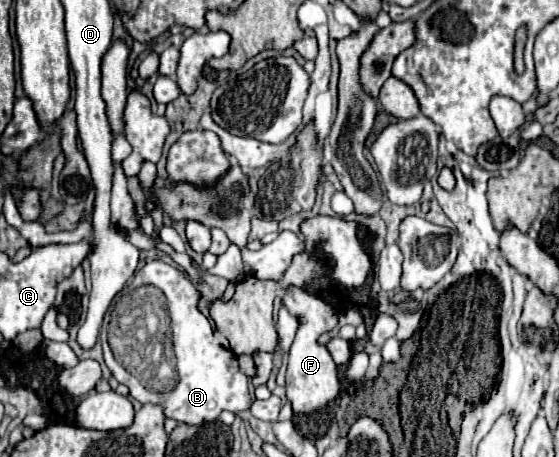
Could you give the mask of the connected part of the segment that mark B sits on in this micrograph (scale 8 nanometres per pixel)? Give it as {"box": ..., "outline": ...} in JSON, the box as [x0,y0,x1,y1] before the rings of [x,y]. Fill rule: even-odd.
{"box":[105,260,249,424],"outline":[[[153,260],[153,262],[147,262],[133,278],[131,286],[157,286],[163,294],[165,294],[165,300],[169,302],[169,318],[171,318],[171,334],[173,334],[173,354],[175,354],[175,362],[177,362],[177,386],[173,386],[173,390],[165,390],[165,394],[153,394],[153,390],[145,390],[145,386],[141,386],[139,378],[133,378],[133,374],[129,374],[121,364],[115,362],[111,350],[105,348],[105,364],[107,368],[113,372],[113,376],[125,384],[129,388],[129,394],[139,400],[141,404],[157,404],[165,410],[165,418],[173,418],[177,420],[179,424],[205,424],[205,422],[213,422],[219,418],[219,414],[223,410],[229,410],[233,414],[241,412],[241,410],[247,410],[249,408],[249,388],[247,388],[247,376],[239,370],[237,366],[237,360],[235,360],[235,354],[231,350],[225,350],[221,348],[215,338],[213,338],[213,328],[211,328],[211,322],[207,316],[203,316],[199,310],[197,310],[197,290],[195,286],[183,276],[183,272],[179,272],[177,268],[161,262],[161,260]]]}

